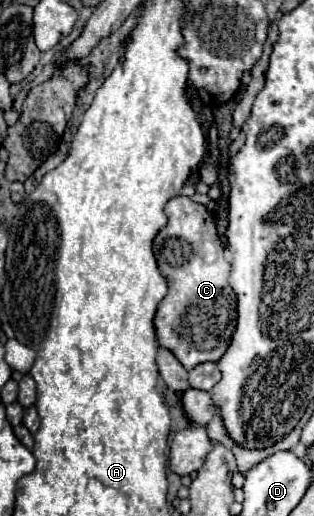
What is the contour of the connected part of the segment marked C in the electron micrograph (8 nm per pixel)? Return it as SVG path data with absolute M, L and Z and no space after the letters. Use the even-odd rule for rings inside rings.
M180 195L170 199L164 211L168 215L168 225L154 239L154 255L160 265L158 267L160 273L168 279L170 289L166 297L160 301L156 311L156 319L154 319L156 339L160 347L172 351L186 369L192 369L206 361L218 363L236 331L236 293L228 283L230 263L224 261L224 245L218 237L214 217L208 213L204 205L194 203L190 197Z

